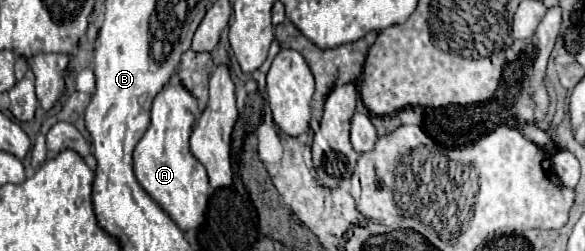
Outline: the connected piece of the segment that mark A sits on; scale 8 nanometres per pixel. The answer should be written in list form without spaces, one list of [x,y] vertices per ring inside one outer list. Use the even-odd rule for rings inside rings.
[[[170,84],[156,94],[152,102],[152,122],[134,150],[134,174],[140,186],[184,232],[194,230],[204,222],[210,188],[206,168],[188,148],[188,138],[196,122],[194,114],[198,114],[196,98],[182,84]]]

